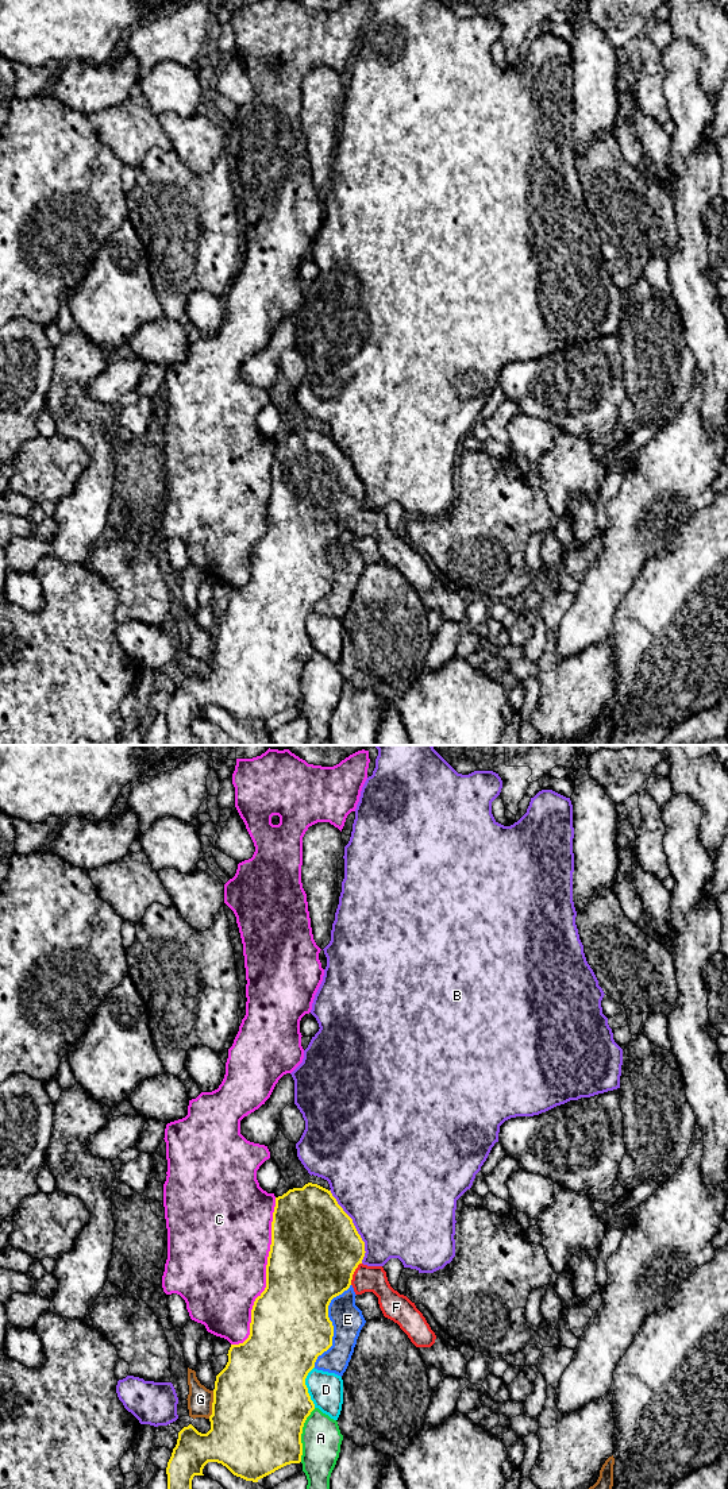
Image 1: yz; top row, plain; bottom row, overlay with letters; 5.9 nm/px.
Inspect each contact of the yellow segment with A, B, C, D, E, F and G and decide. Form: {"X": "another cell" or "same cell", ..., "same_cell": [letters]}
{"A": "another cell", "B": "another cell", "C": "another cell", "D": "another cell", "E": "another cell", "F": "same cell", "G": "another cell", "same_cell": ["F"]}

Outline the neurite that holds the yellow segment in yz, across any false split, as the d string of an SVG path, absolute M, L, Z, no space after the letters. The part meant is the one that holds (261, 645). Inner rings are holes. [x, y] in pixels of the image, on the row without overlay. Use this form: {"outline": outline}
{"outline": "M308 427L276 441L266 532L254 545L250 579L243 587L231 589L228 606L216 620L211 674L201 678L189 668L178 676L166 711L165 745L200 745L192 724L204 720L208 706L222 707L234 720L253 726L301 706L303 671L315 653L305 622L317 601L332 590L328 549L350 531L355 539L373 536L384 560L397 567L416 591L435 587L436 579L415 547L390 531L382 510L363 509L365 497L353 463L331 435Z"}

